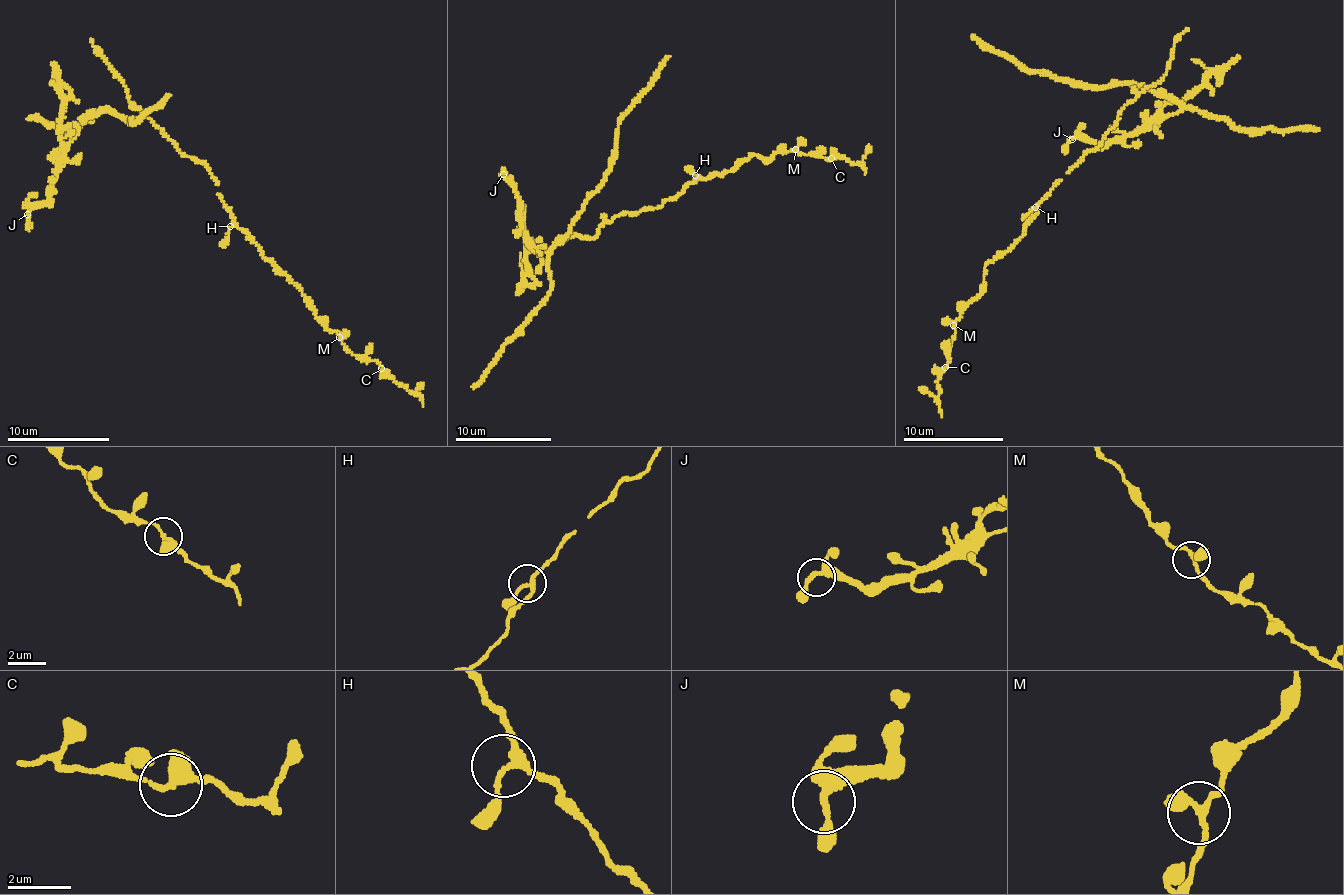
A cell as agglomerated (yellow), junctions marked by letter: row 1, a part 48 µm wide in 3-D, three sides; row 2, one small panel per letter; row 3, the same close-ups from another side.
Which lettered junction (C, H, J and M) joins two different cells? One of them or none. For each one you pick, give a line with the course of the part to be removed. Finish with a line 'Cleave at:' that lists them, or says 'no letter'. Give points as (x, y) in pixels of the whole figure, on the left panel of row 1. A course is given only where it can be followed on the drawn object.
Cleave at: no letter

